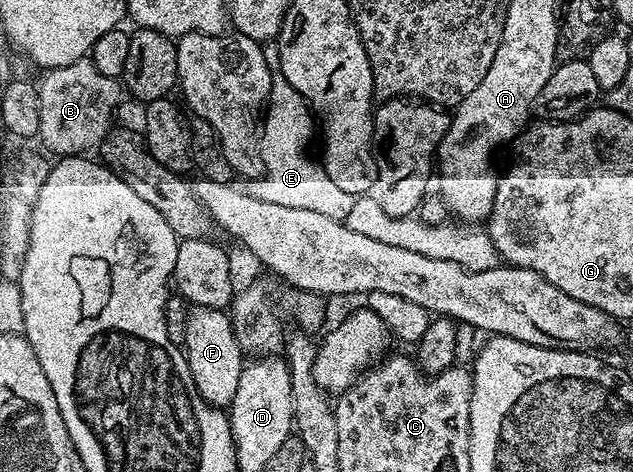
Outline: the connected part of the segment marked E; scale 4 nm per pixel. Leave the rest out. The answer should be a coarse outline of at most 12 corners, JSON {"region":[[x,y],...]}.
{"region":[[262,46],[270,96],[256,200],[341,222],[355,195],[310,159],[316,118]]}

